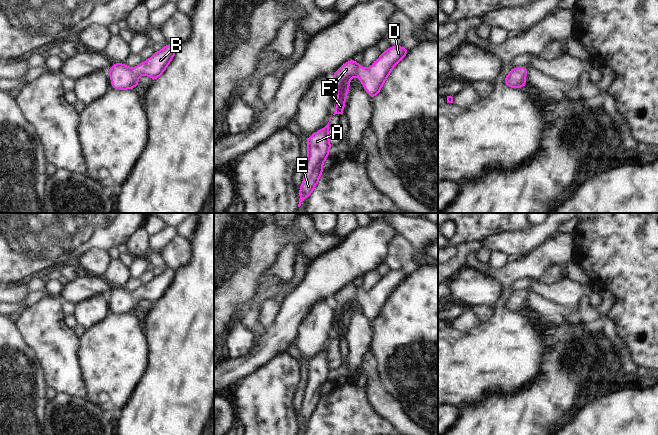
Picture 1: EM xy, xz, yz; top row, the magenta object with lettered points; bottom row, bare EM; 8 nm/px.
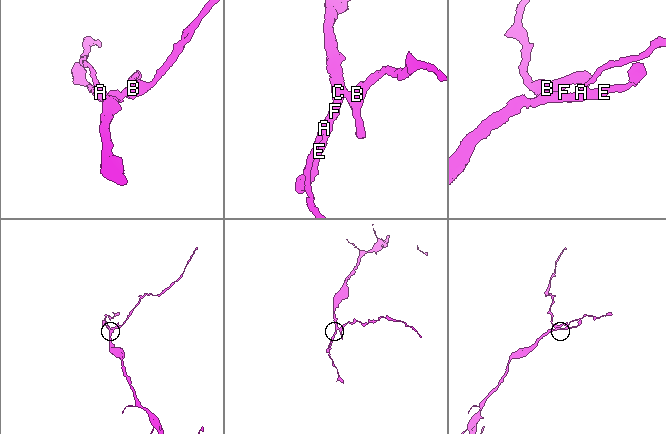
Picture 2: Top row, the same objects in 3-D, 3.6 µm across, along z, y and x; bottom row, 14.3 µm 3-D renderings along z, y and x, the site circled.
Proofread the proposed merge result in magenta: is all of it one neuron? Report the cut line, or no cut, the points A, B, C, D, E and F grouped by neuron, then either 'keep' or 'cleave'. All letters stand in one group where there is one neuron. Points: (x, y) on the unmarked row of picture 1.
no cut; A B C D E F; keep

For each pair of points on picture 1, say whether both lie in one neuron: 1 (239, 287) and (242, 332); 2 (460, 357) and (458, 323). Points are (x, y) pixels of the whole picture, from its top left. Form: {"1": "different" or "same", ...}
{"1": "different", "2": "different"}

